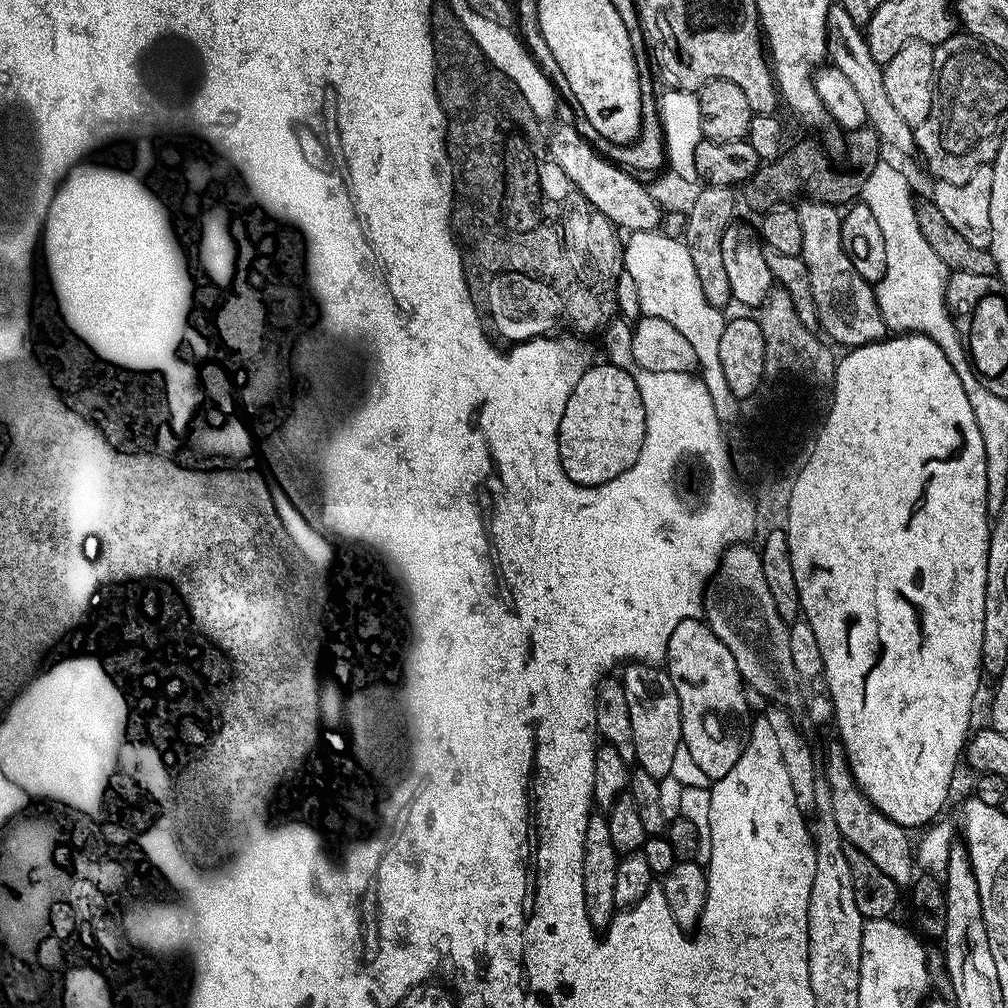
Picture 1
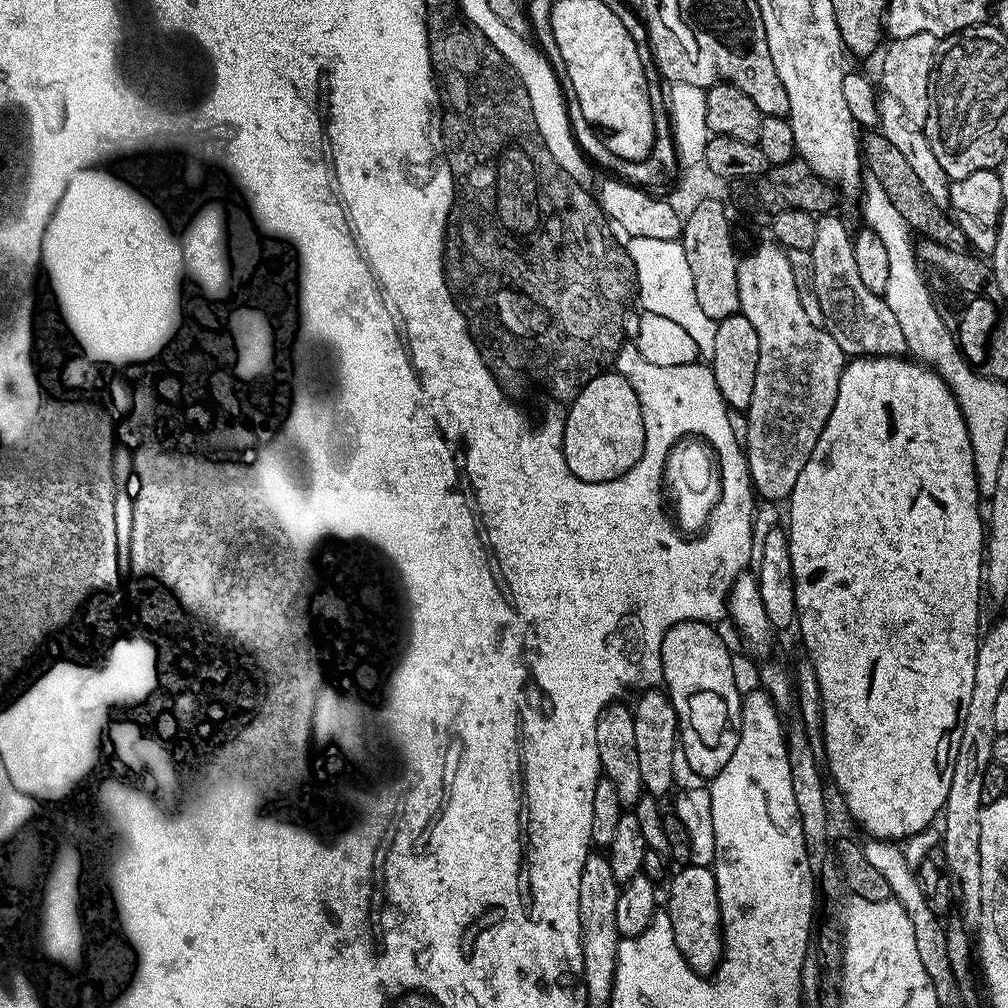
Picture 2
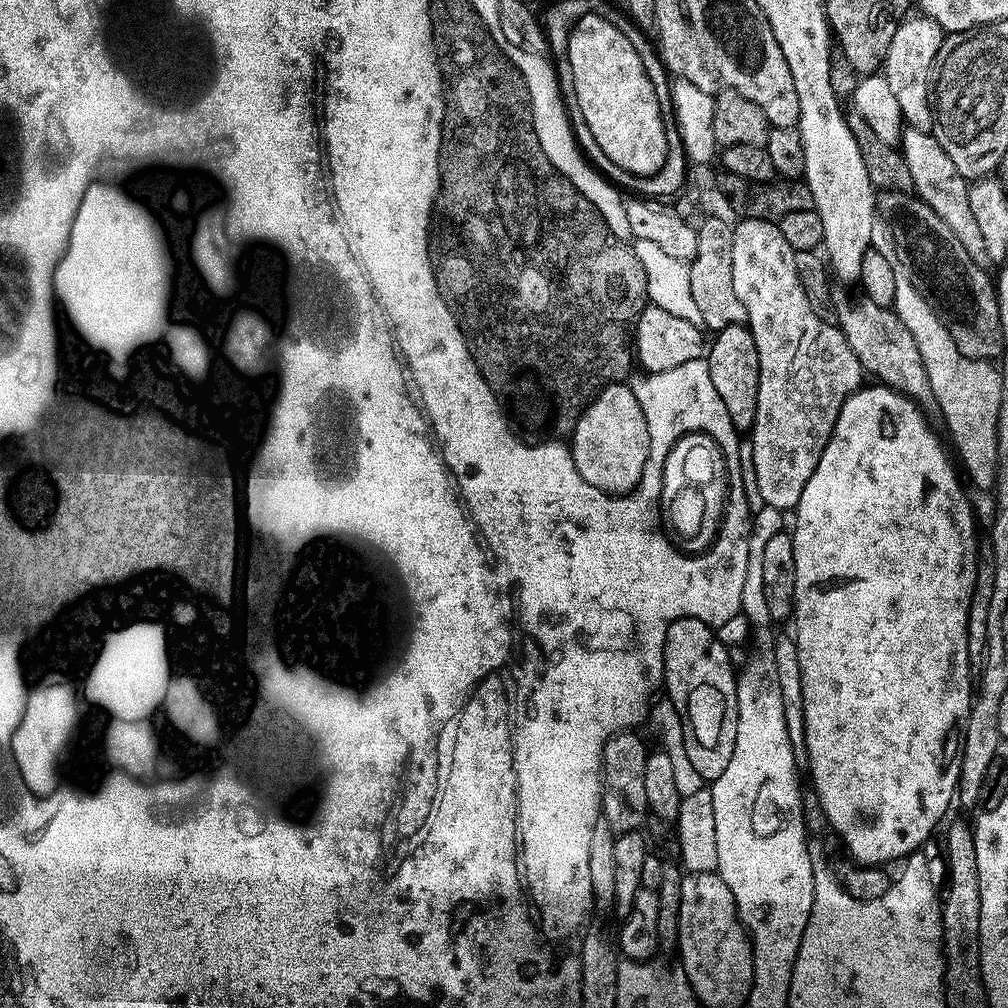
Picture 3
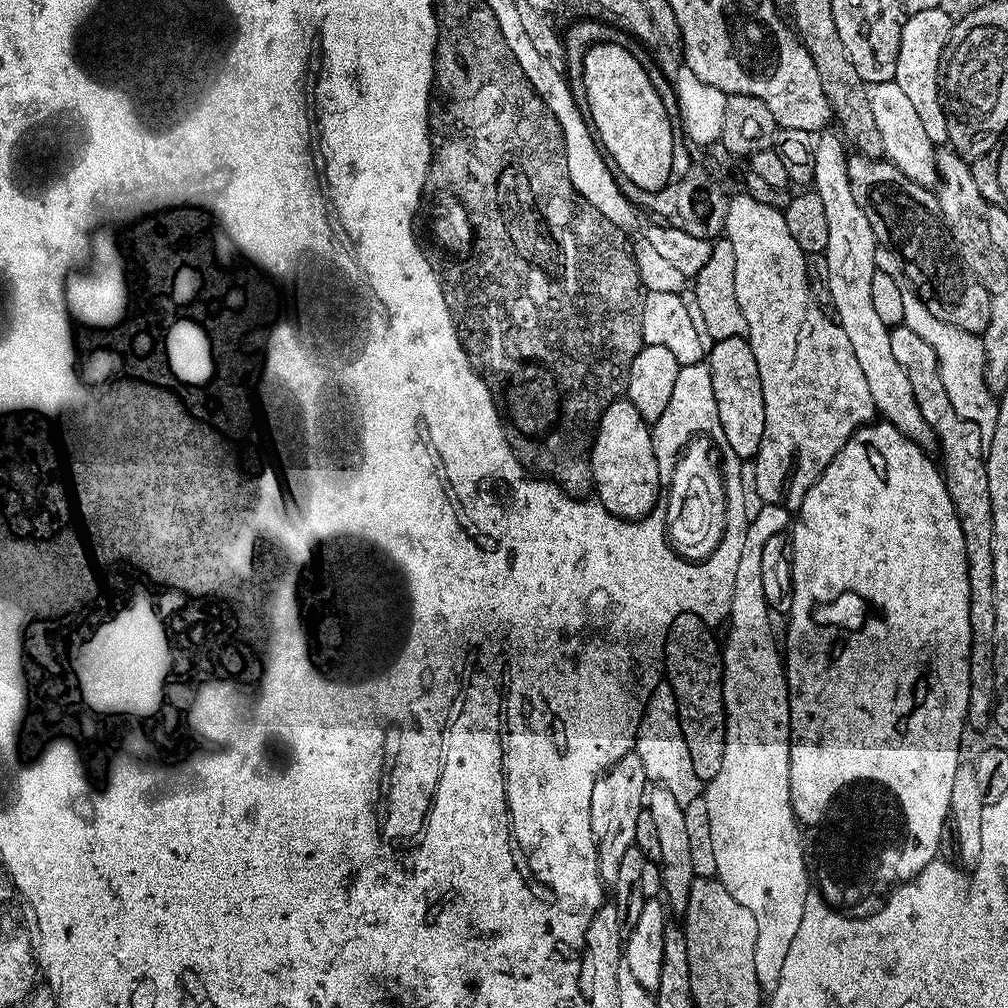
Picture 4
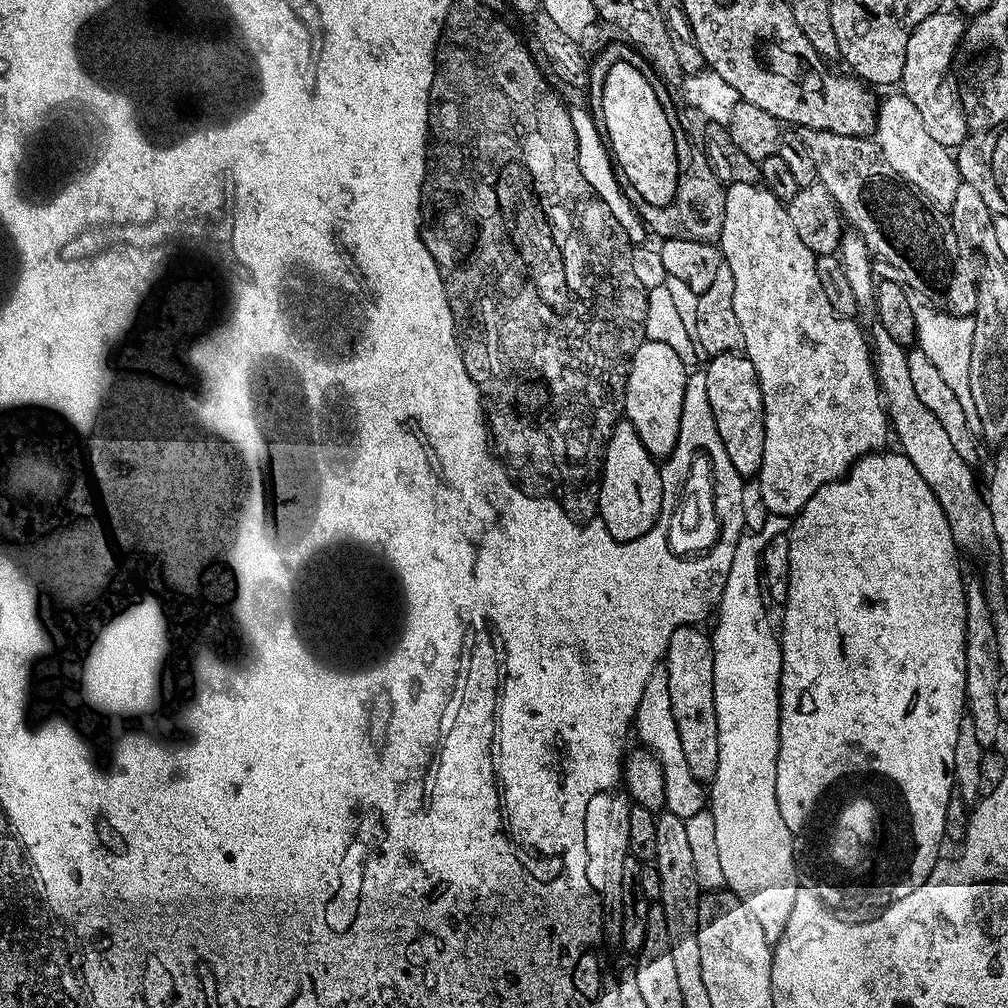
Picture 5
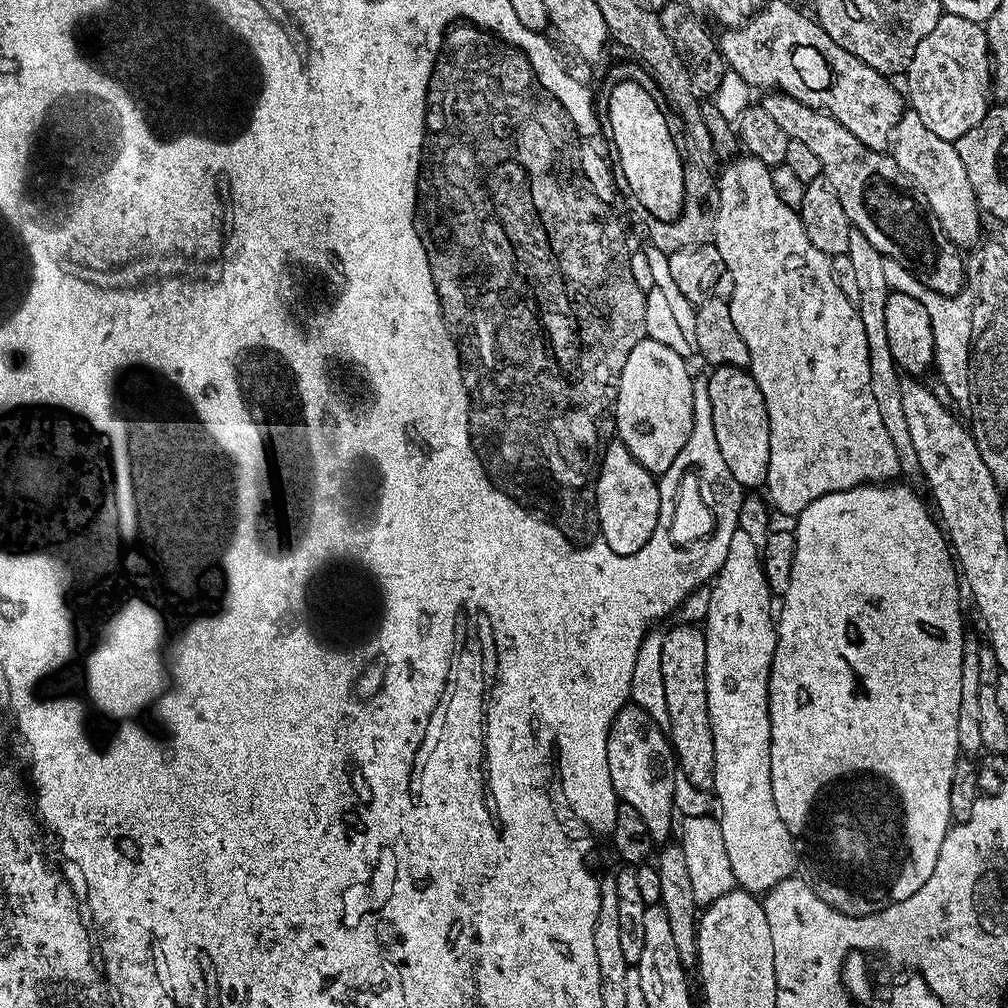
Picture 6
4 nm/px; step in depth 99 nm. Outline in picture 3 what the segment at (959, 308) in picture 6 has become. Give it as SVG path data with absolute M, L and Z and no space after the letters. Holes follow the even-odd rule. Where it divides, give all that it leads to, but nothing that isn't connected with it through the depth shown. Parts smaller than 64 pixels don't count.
M877 222L872 227L872 246L890 258L894 264L894 286L896 287L895 311L908 325L910 334L917 336L918 352L930 378L935 405L944 414L948 428L960 451L964 468L976 488L995 489L998 467L1001 465L998 450L998 412L1002 406L1002 378L1000 369L988 360L972 360L963 356L946 326L937 318L927 300L916 291L906 270L898 264L896 247L892 245L892 230L887 223Z

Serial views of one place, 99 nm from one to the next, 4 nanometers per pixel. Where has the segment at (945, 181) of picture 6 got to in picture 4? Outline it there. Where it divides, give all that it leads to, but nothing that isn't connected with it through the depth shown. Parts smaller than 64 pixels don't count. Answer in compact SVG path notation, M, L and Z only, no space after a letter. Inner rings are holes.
M895 80L873 85L869 96L871 110L878 130L881 131L885 157L900 172L906 174L914 183L924 187L935 187L939 183L936 153L937 147L927 137L921 120L915 112L910 98L903 93Z

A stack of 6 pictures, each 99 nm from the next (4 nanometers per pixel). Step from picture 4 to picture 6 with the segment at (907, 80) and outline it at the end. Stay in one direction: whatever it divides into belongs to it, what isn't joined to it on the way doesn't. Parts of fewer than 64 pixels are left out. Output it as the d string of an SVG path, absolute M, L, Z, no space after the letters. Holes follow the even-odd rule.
M941 15L938 26L934 26L934 30L930 30L930 34L926 34L922 42L918 42L918 50L914 50L914 58L908 67L906 79L908 79L906 96L910 101L910 108L922 118L927 129L938 134L938 137L953 142L962 138L966 130L974 130L974 126L982 122L982 118L989 110L988 92L990 96L994 88L992 61L988 50L988 33L985 25L976 24L966 18Z

